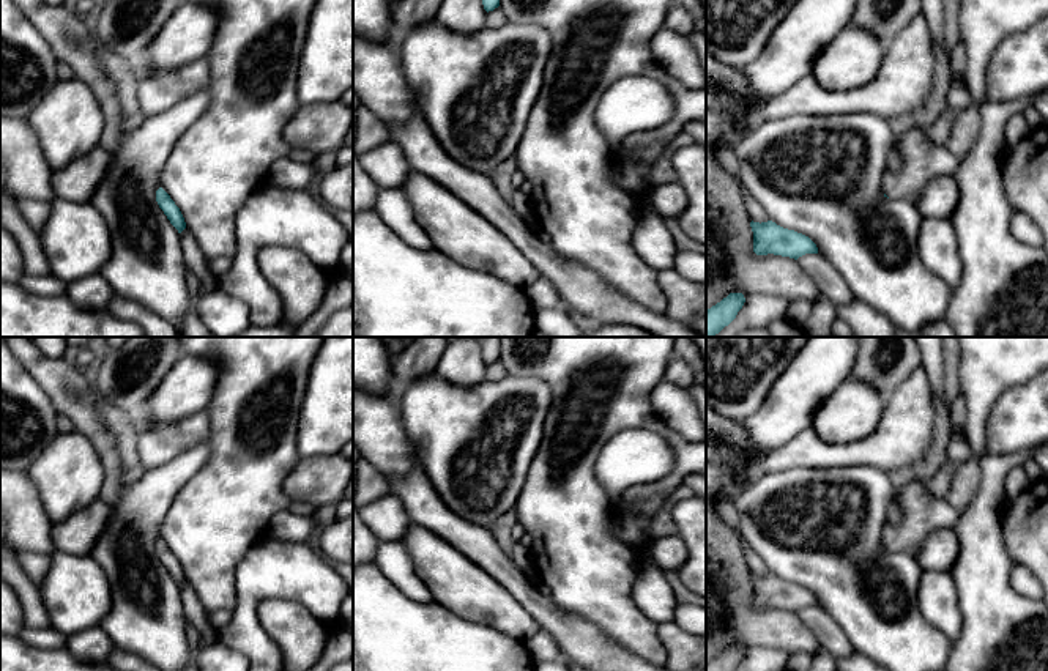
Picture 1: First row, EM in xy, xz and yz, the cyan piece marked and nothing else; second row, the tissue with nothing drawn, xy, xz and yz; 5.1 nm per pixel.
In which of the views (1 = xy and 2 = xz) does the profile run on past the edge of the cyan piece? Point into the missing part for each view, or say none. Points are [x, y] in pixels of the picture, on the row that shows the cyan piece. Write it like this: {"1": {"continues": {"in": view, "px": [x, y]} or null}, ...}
{"1": {"continues": null}, "2": {"continues": null}}

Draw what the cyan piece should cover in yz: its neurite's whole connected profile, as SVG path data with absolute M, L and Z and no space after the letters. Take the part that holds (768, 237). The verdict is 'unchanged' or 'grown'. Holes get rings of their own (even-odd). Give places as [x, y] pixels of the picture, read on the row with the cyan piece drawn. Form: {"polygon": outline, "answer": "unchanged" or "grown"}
{"polygon": "M772 221L750 222L753 252L756 255L782 255L797 260L805 254L818 254L816 244L805 235L783 228Z", "answer": "unchanged"}

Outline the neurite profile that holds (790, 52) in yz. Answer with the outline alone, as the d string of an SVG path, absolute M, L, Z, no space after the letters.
M797 0L761 55L744 68L753 90L752 106L812 74L816 57L849 24L856 5L857 0Z

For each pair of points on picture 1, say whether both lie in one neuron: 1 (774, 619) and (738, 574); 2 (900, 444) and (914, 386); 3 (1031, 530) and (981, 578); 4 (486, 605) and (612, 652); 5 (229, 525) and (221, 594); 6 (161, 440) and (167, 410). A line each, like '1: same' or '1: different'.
1: same
2: same
3: different
4: different
5: same
6: different

